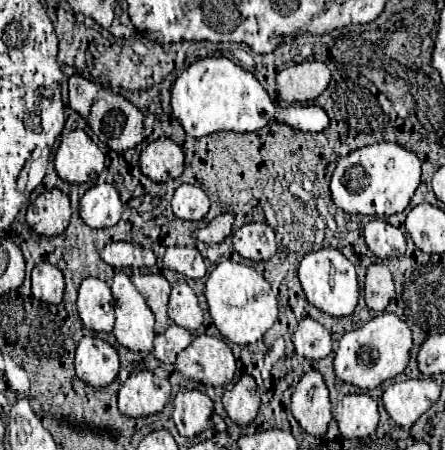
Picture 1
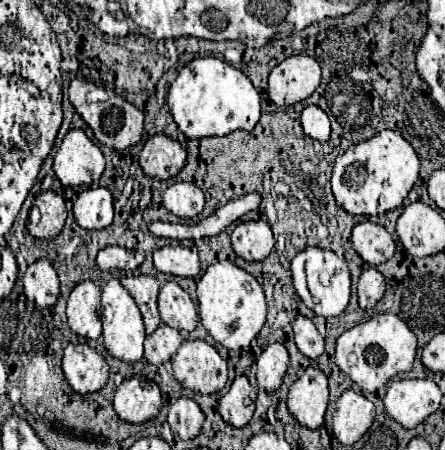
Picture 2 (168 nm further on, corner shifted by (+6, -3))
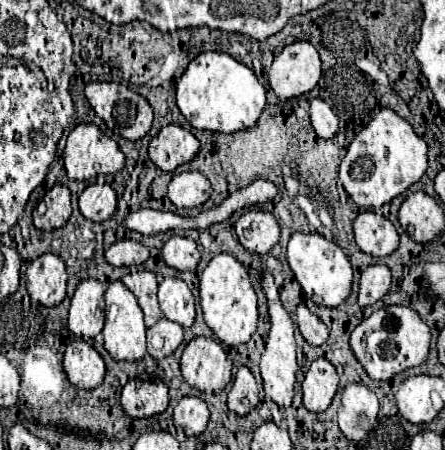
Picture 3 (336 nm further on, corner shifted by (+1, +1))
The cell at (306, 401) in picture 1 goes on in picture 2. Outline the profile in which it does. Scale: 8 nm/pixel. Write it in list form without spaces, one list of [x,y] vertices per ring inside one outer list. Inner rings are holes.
[[[310,366],[292,384],[290,394],[288,394],[288,410],[302,426],[314,430],[314,428],[322,426],[326,406],[328,406],[326,374],[314,366]]]

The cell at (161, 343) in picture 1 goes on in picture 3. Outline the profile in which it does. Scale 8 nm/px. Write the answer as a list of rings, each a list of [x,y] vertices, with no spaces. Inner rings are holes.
[[[161,318],[155,326],[147,330],[147,352],[153,358],[165,358],[177,350],[183,342],[183,326]]]

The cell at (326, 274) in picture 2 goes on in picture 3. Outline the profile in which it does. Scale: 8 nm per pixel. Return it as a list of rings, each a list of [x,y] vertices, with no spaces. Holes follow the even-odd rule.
[[[293,234],[287,244],[287,262],[301,284],[305,296],[321,306],[337,308],[351,294],[353,270],[343,250],[321,234]]]

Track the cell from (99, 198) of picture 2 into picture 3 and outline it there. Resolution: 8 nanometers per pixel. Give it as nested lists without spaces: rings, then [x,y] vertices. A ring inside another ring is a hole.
[[[91,184],[79,196],[79,210],[87,220],[109,220],[117,208],[117,194],[109,184]]]

